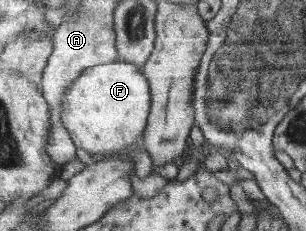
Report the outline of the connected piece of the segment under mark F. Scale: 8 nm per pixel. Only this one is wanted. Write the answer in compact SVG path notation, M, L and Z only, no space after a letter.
M118 60L90 67L74 79L62 101L62 122L77 148L103 157L145 140L151 110L151 83L143 68Z

